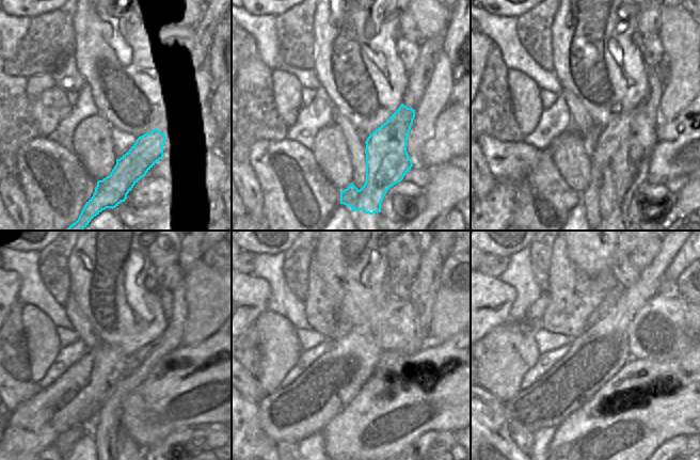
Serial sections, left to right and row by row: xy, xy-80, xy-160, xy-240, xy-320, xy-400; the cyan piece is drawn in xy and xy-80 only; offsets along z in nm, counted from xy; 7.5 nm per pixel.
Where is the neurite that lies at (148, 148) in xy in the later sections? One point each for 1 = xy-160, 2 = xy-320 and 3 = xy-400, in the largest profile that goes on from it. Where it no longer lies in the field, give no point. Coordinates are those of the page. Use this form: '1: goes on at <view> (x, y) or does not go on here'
1: goes on at xy-160 (630, 163)
2: goes on at xy-320 (400, 288)
3: goes on at xy-400 (624, 271)

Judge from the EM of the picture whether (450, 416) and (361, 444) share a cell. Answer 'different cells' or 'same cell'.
same cell

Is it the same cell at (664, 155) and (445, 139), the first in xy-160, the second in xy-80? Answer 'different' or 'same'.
same

